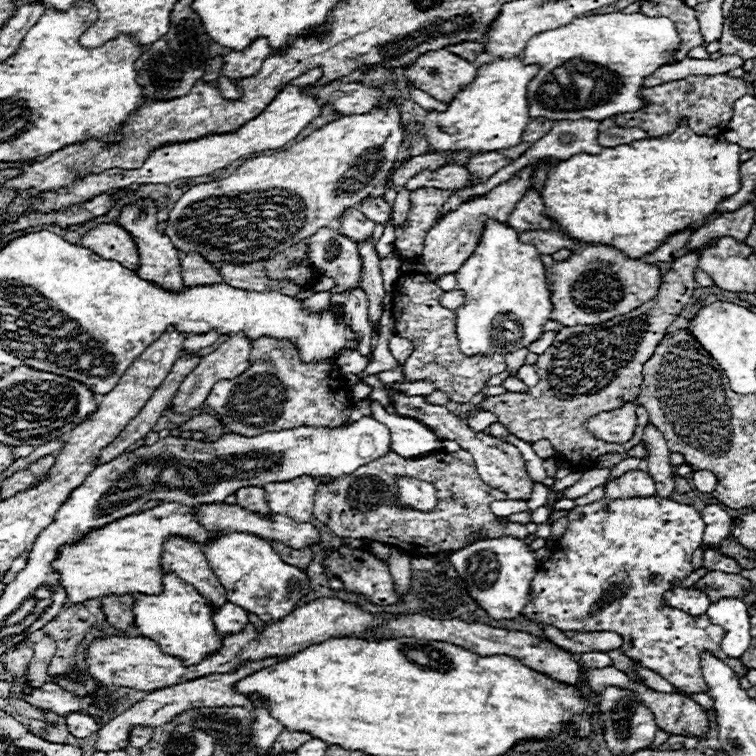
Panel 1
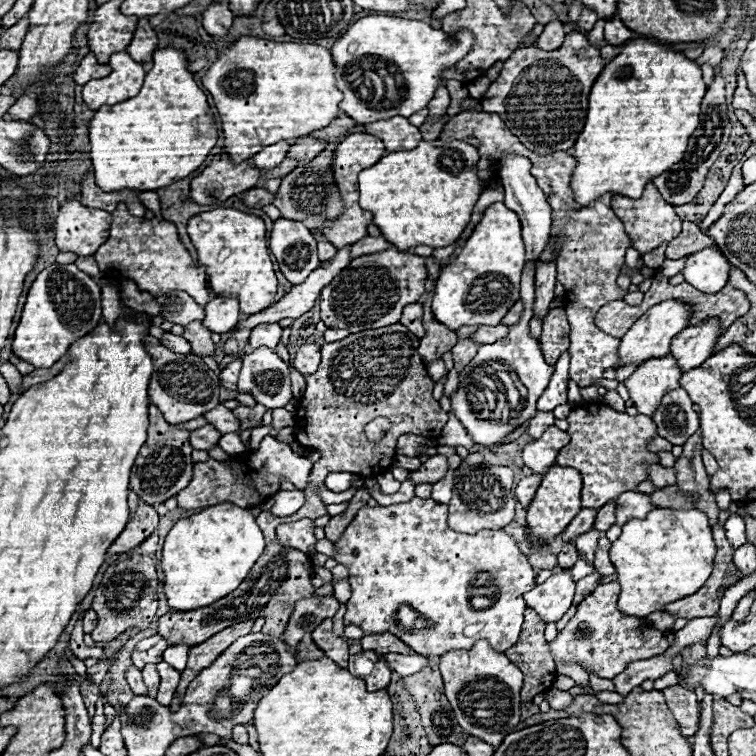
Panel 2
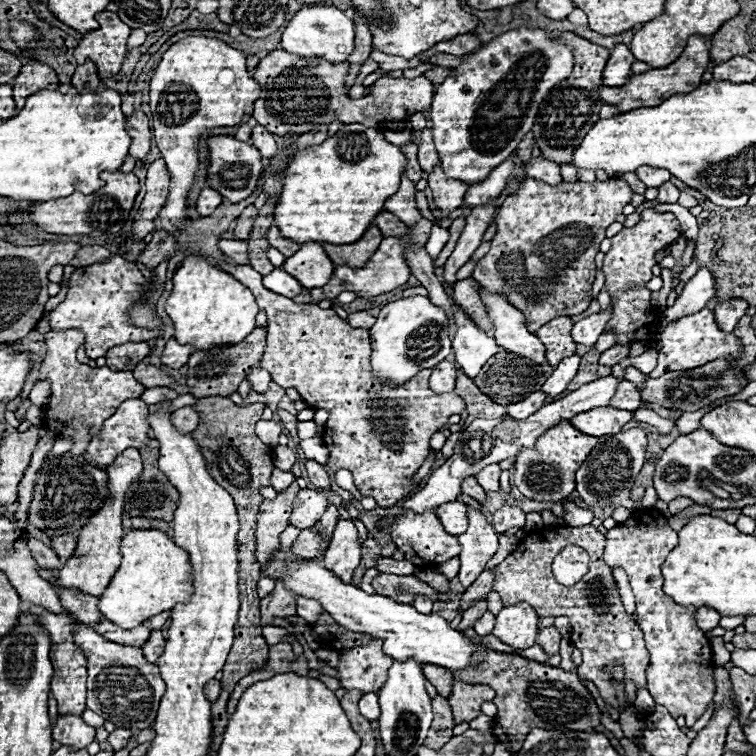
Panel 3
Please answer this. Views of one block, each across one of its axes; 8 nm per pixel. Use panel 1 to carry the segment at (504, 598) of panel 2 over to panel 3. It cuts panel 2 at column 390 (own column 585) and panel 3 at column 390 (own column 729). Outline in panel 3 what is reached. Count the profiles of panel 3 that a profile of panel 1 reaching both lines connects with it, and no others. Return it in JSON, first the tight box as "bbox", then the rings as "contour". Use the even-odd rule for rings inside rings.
{"bbox":[336,638,394,694],"contour":[[[378,638],[366,646],[354,646],[340,654],[340,662],[336,666],[340,686],[362,694],[376,692],[386,682],[386,672],[392,662],[394,660],[382,652],[382,642],[378,642]]]}

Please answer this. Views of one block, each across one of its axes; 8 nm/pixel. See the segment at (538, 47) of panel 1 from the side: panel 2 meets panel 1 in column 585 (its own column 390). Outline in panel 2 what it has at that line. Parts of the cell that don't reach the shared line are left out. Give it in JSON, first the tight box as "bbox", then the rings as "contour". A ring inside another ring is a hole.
{"bbox":[330,16,474,124],"contour":[[[364,16],[354,22],[330,50],[336,62],[338,88],[344,92],[340,108],[358,124],[374,122],[378,118],[394,118],[398,114],[408,118],[428,106],[442,82],[444,70],[450,70],[450,66],[460,62],[472,46],[474,34],[466,28],[450,36],[420,20]],[[366,56],[376,56],[384,62],[384,78],[380,76],[380,82],[378,72],[376,78],[372,78],[370,68],[364,68],[360,62],[350,66],[354,60],[362,60]]]}

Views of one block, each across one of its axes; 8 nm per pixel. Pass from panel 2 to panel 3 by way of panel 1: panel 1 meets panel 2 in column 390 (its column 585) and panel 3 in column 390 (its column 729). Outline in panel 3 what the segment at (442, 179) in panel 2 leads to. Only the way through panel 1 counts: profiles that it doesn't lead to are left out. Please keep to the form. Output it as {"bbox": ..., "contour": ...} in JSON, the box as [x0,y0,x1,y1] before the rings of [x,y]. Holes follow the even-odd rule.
{"bbox":[274,124,408,244],"contour":[[[346,124],[332,138],[302,150],[294,158],[280,194],[282,200],[276,208],[274,224],[284,238],[298,244],[310,240],[330,244],[358,242],[384,210],[386,198],[398,192],[406,166],[408,160],[402,150],[386,142],[378,128]]]}

